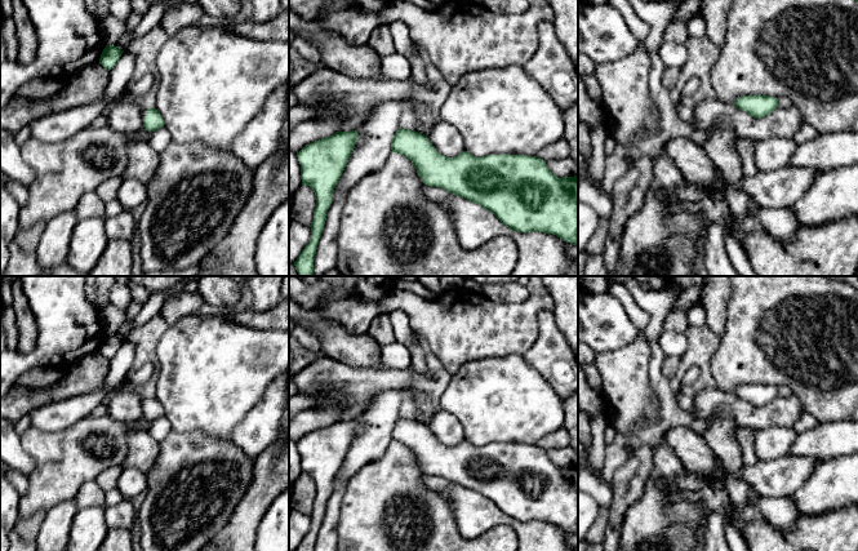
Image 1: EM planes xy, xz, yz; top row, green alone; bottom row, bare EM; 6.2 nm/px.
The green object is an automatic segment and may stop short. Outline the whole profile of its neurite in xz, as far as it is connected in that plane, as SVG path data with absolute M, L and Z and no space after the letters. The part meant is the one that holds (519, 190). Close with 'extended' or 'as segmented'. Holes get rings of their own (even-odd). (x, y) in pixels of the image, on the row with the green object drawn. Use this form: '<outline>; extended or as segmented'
M403 128L395 133L391 150L413 163L426 186L441 187L481 205L508 228L551 234L573 245L578 244L578 175L556 177L538 156L502 154L476 157L463 151L446 157L436 151L424 134Z; as segmented

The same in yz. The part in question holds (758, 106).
M743 95L735 99L734 106L755 119L765 117L778 107L778 99L770 95Z; as segmented

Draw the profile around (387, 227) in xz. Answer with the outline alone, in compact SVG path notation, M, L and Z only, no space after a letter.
M391 152L384 165L348 190L337 234L337 270L342 276L511 276L517 246L499 236L468 252L458 243L450 214L422 194L426 185L413 163Z

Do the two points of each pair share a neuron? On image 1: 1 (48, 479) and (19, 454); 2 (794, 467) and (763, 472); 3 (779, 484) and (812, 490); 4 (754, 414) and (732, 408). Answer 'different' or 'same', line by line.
1: different
2: same
3: different
4: same

